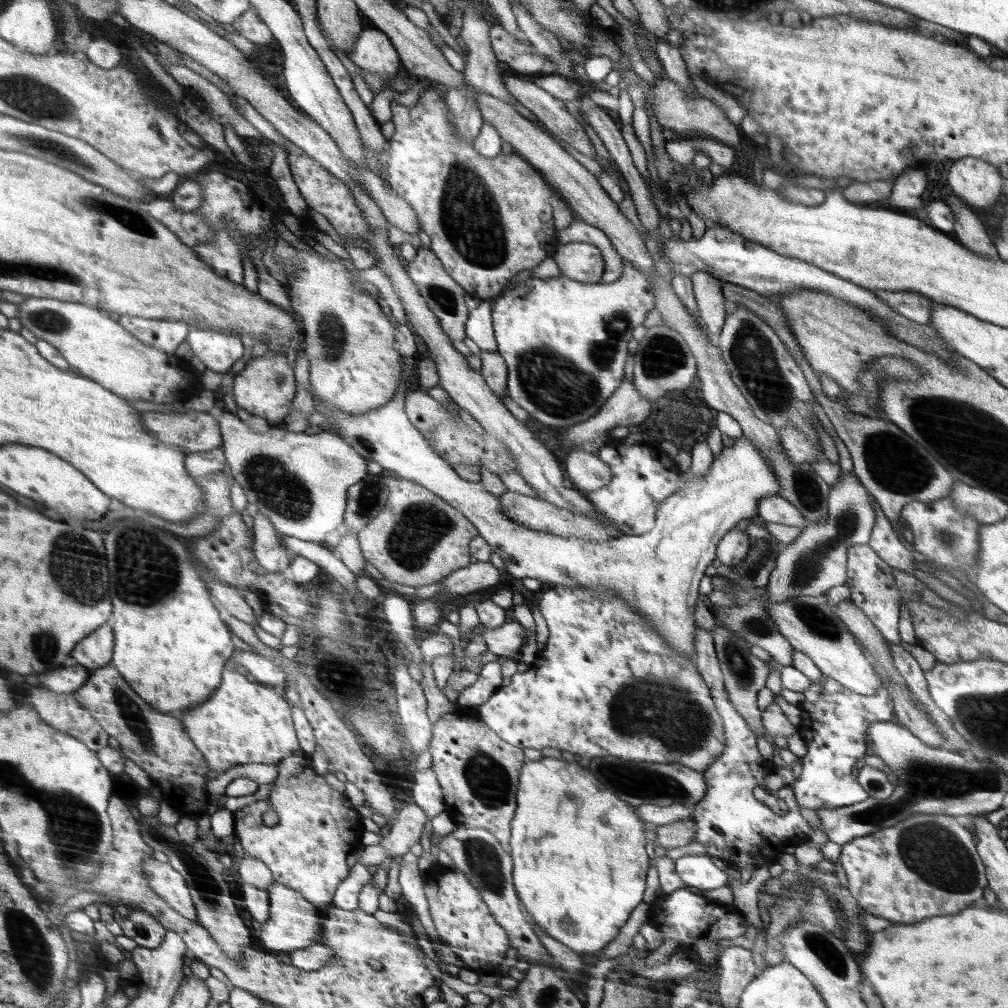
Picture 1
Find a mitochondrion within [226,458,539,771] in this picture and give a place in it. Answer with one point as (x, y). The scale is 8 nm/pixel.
(422, 525)

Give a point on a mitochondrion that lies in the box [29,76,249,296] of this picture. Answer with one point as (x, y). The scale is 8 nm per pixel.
(133, 220)

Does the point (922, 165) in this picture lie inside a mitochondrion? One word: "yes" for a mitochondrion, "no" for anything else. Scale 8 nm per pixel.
no

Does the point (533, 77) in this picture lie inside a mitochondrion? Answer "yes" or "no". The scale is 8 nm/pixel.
no

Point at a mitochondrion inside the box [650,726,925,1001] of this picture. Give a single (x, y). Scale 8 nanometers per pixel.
(818, 942)

